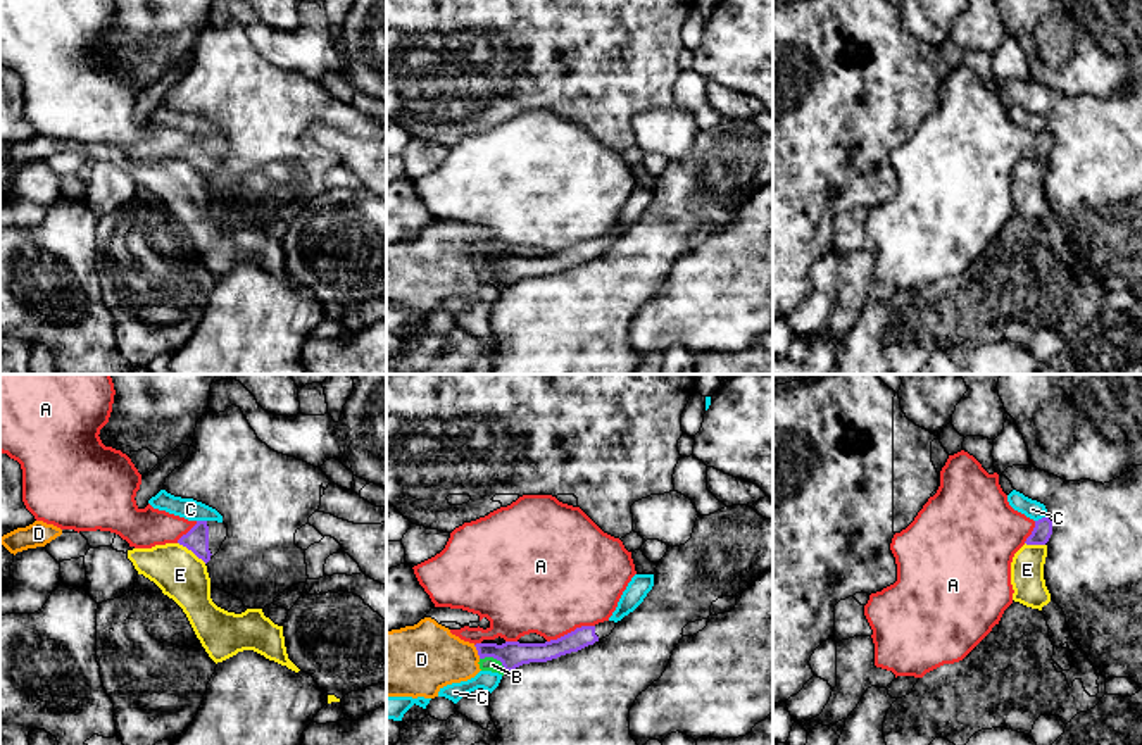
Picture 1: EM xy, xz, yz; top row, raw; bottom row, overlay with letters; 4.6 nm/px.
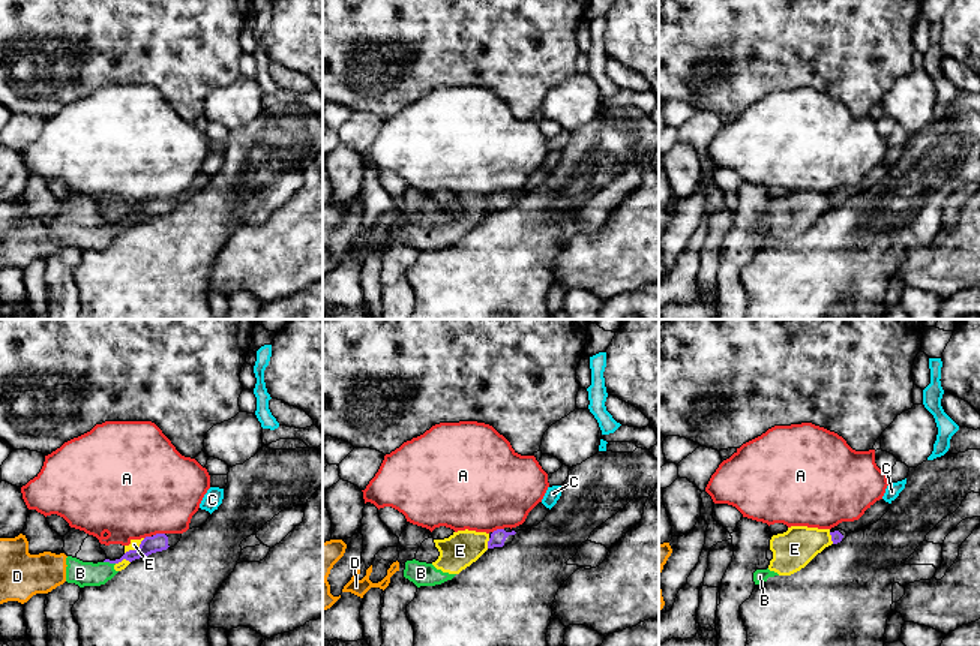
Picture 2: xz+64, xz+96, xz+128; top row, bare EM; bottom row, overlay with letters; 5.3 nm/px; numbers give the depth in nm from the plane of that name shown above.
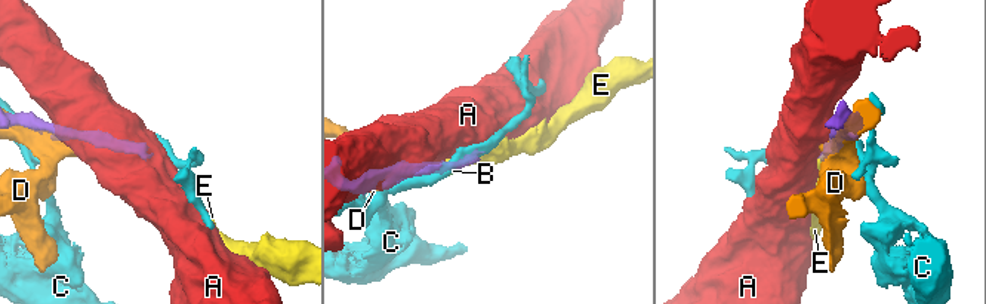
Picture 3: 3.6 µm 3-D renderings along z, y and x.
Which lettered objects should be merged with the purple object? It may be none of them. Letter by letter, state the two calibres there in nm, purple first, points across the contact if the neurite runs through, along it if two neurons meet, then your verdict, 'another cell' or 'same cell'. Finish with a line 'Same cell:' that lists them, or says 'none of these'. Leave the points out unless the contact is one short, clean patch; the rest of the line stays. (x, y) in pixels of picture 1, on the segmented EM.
A: 100 nm thick on the purple side, 480 nm on the other; another cell
B: 130 nm thick on the purple side, 70 nm on the other; border along xz (480, 657), (495, 657), (508, 671); another cell
C: 90 nm thick on the purple side, 90 nm on the other; another cell
D: 130 nm thick on the purple side, 320 nm on the other; another cell
E: 110 nm thick on the purple side, 220 nm on the other; border along xy (178, 542), (206, 563); another cell
Same cell: none of these

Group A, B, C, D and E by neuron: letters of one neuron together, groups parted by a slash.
A / B D E / C

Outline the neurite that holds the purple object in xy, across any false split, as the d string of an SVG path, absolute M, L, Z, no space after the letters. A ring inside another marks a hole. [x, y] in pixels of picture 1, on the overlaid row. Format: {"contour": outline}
{"contour": "M197 521L197 524L183 535L178 543L191 550L205 564L219 552L228 536L224 523Z"}

